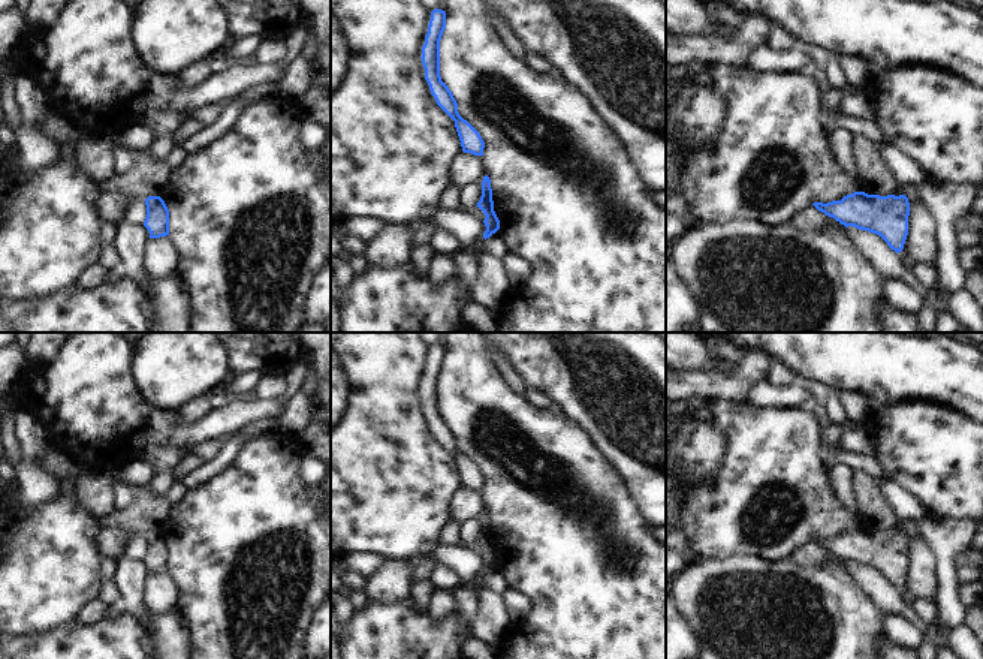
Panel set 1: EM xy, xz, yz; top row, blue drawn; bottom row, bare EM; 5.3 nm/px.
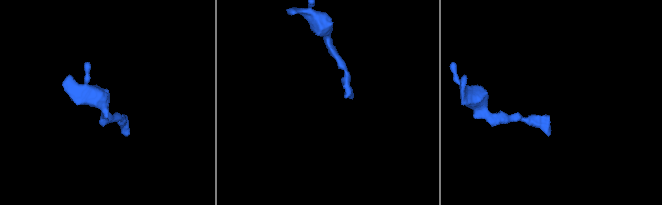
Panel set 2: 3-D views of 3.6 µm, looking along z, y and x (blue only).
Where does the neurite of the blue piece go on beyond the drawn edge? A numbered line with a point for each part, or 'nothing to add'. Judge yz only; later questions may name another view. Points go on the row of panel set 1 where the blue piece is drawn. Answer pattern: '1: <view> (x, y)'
nothing to add

